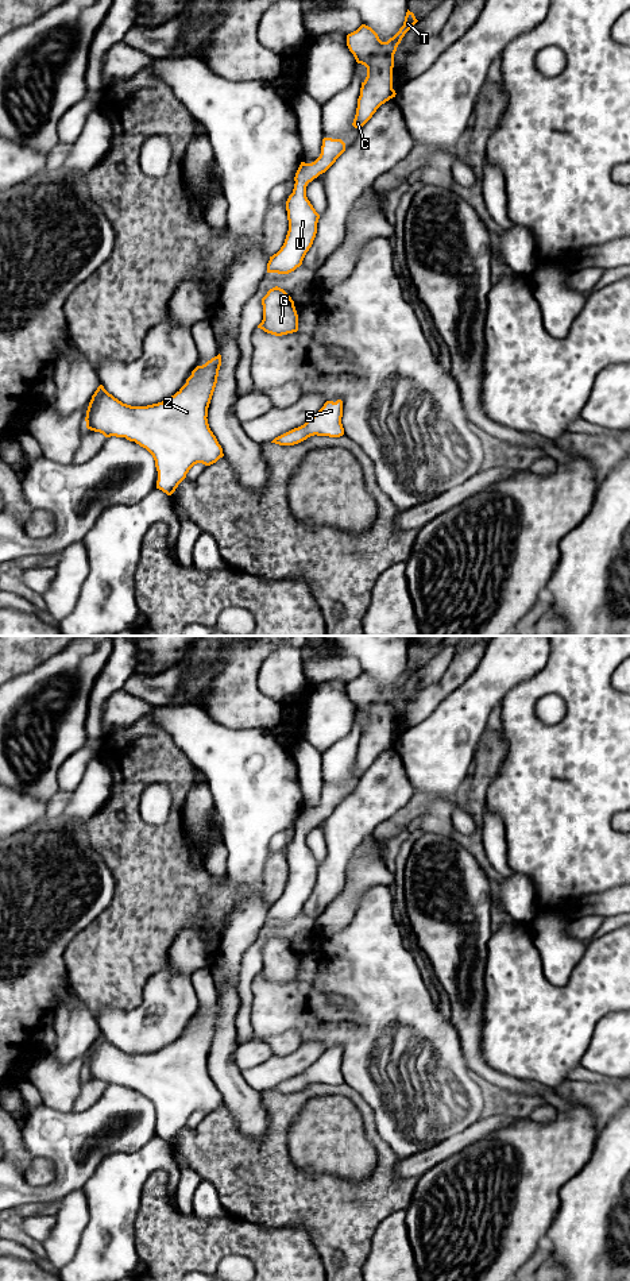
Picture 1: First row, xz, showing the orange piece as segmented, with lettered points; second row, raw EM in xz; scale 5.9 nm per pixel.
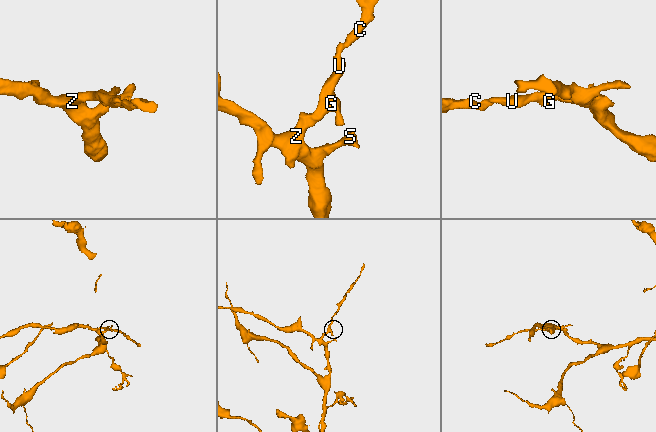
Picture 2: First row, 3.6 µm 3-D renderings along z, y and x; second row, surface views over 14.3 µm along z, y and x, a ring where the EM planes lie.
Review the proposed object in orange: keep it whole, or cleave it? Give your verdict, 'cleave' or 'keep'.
keep

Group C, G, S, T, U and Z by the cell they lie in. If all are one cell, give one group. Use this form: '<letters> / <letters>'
C G S T U Z

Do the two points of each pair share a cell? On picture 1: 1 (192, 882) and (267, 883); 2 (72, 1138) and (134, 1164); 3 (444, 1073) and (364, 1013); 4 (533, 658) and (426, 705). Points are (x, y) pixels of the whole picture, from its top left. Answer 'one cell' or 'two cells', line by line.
1: one cell
2: two cells
3: one cell
4: two cells

